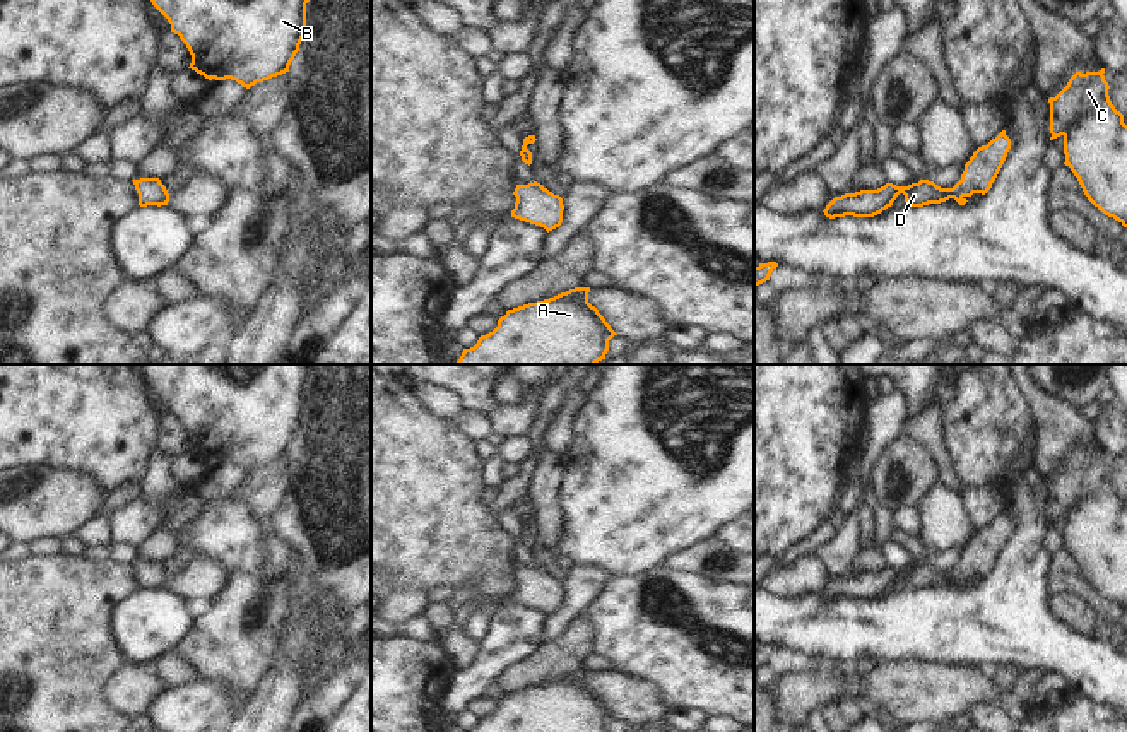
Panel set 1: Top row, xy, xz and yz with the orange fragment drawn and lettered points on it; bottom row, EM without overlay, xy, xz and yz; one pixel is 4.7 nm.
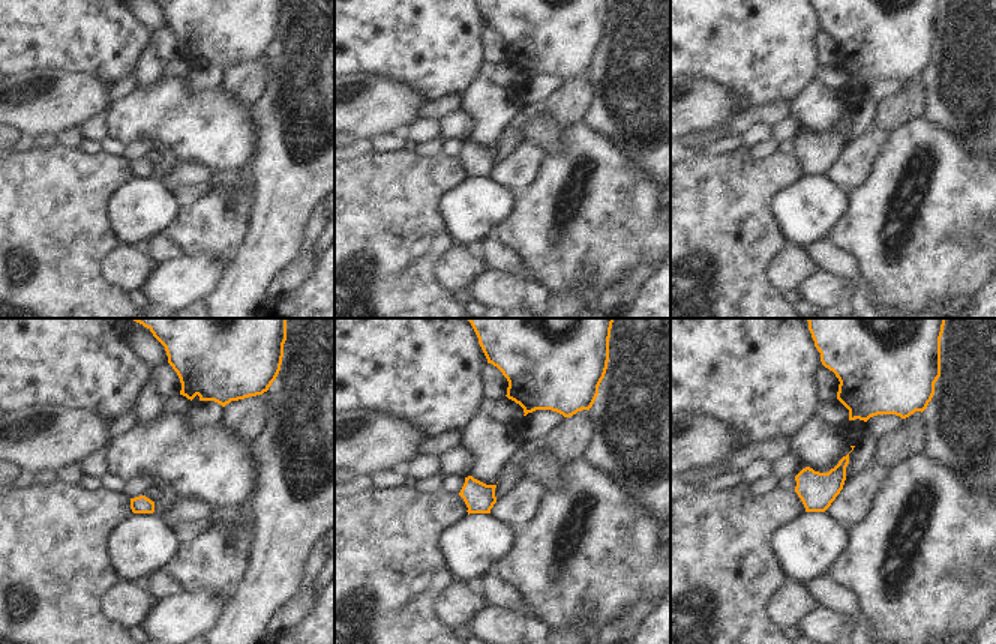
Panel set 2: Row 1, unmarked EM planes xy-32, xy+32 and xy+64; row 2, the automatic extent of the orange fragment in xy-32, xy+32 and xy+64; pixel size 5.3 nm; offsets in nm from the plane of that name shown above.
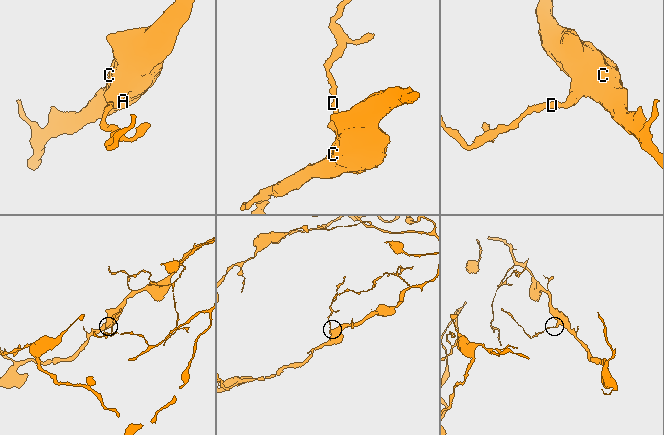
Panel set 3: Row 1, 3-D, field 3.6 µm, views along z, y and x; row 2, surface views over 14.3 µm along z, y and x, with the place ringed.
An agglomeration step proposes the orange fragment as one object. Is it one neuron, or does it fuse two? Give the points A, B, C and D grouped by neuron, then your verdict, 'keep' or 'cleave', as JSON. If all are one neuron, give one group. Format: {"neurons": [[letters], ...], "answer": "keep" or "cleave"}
{"neurons": [["A", "B", "C", "D"]], "answer": "keep"}

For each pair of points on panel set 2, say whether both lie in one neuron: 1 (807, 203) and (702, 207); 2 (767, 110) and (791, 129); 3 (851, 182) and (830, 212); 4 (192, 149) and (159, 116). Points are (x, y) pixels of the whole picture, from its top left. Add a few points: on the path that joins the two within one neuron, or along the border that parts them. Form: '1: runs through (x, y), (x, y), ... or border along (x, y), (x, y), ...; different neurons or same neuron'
1: border along (800, 179), (776, 204), (776, 218), (786, 237); different neurons
2: border along (789, 114), (773, 125); different neurons
3: border along (825, 174), (851, 192); different neurons
4: runs through (185, 140), (168, 123); same neuron

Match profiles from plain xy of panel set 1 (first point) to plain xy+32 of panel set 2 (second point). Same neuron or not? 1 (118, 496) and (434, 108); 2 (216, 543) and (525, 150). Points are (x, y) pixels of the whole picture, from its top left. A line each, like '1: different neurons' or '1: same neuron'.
1: same neuron
2: different neurons

